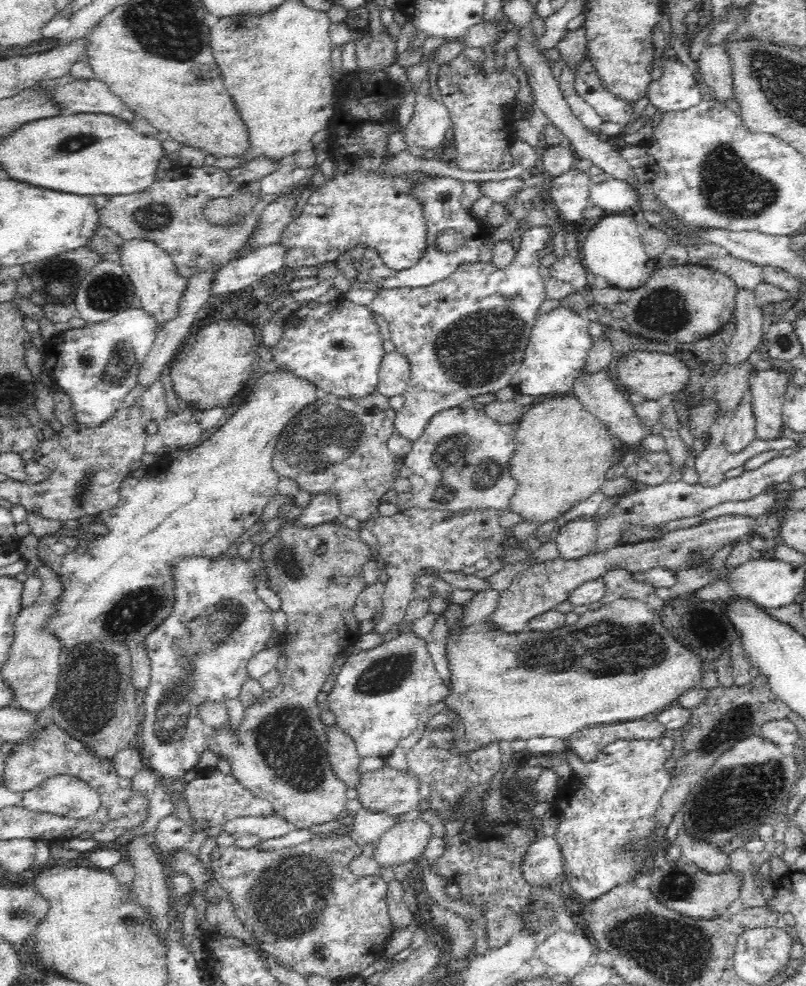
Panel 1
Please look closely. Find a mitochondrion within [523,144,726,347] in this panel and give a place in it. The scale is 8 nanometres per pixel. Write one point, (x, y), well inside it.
(662, 309)

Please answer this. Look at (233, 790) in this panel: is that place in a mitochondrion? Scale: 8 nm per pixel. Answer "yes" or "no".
no

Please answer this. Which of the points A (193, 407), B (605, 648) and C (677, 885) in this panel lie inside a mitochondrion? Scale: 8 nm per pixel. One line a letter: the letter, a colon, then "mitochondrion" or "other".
A: other
B: mitochondrion
C: mitochondrion

